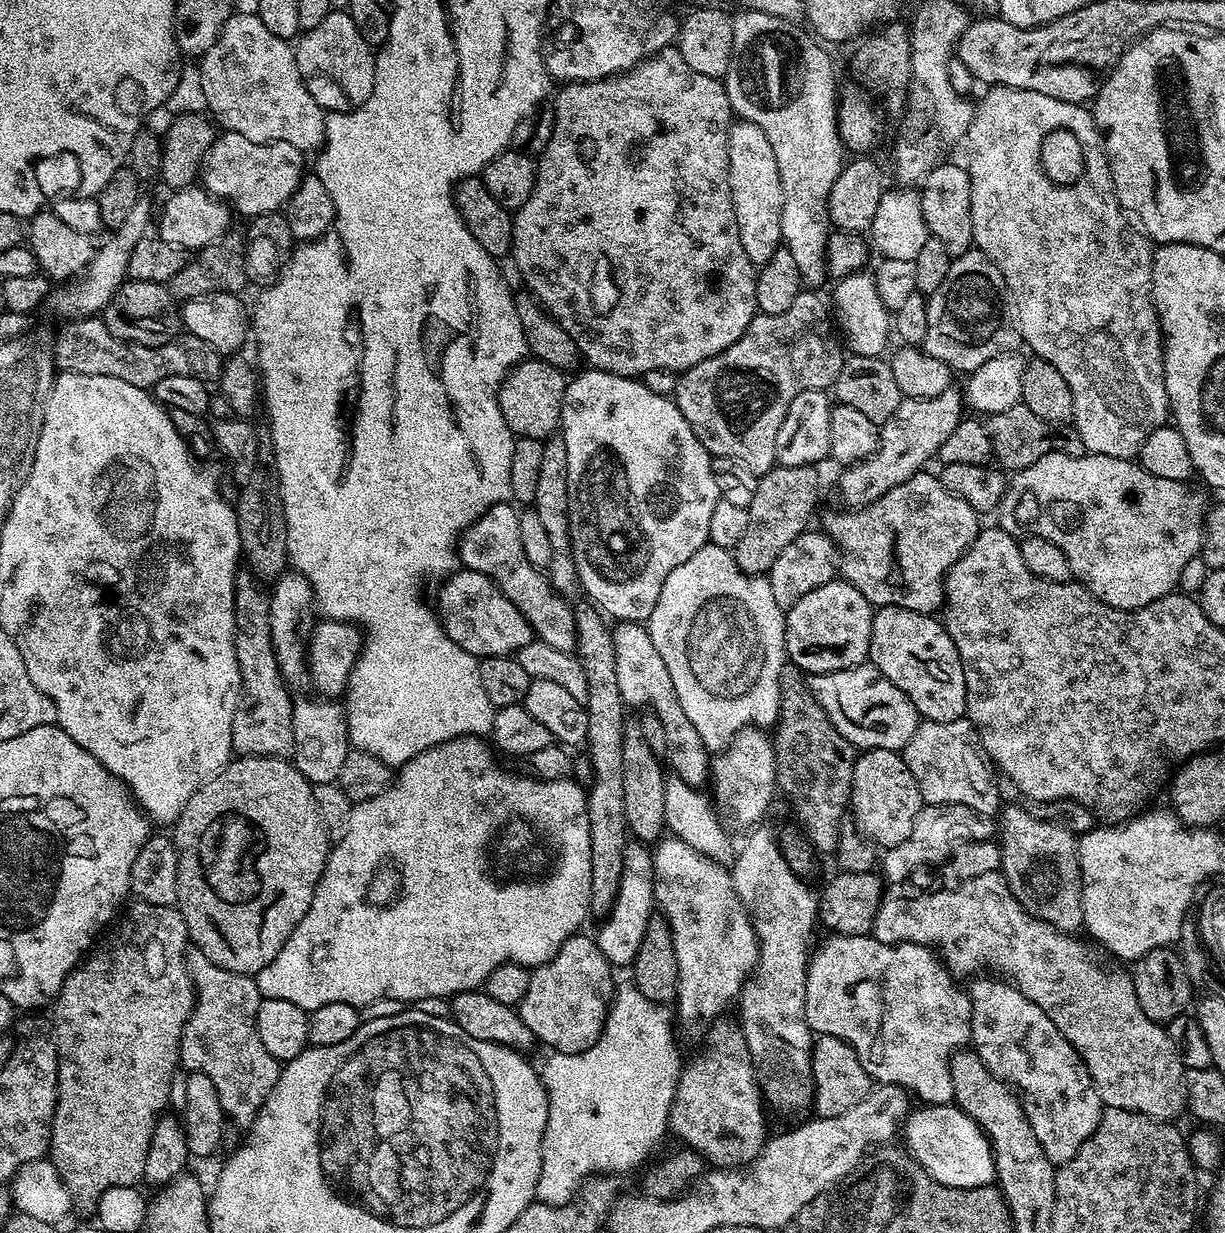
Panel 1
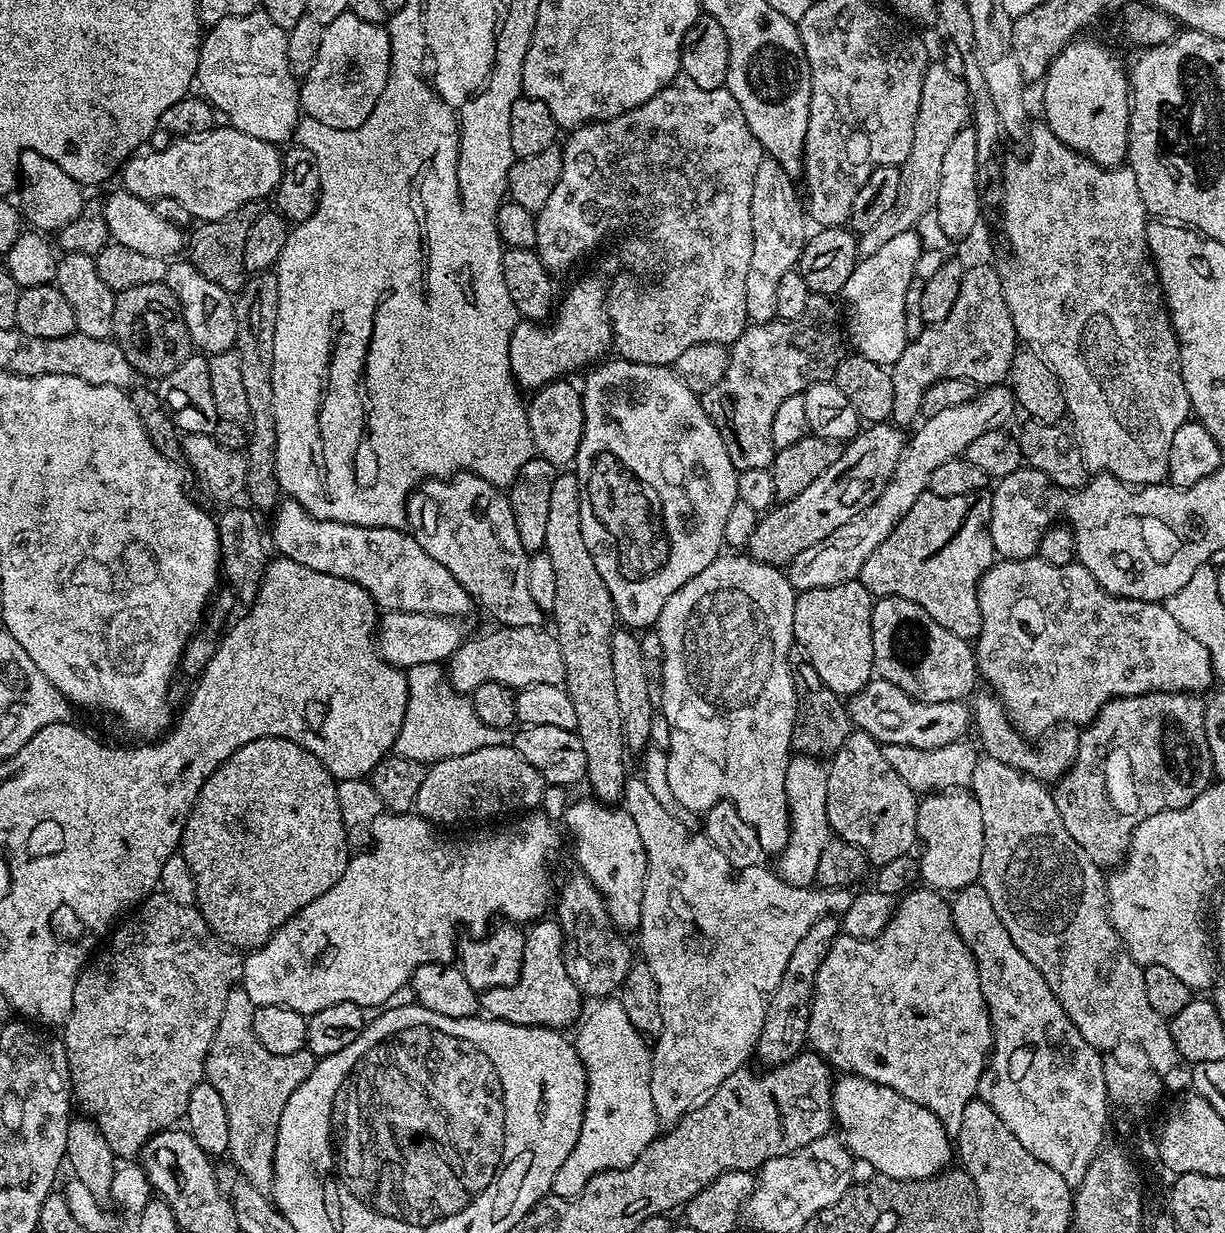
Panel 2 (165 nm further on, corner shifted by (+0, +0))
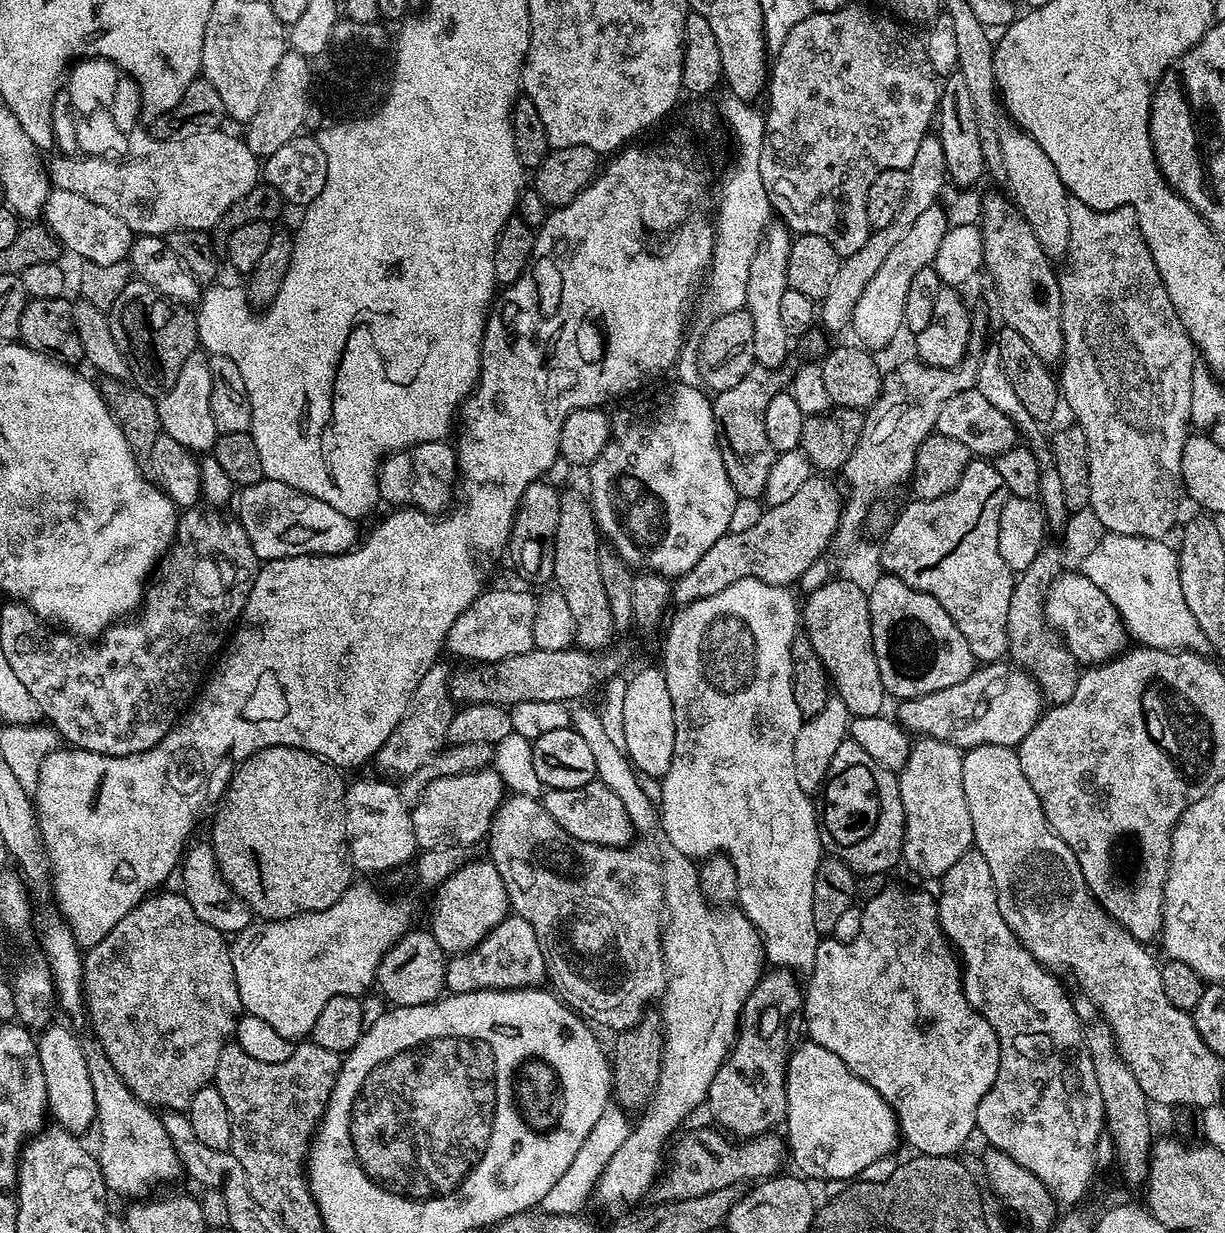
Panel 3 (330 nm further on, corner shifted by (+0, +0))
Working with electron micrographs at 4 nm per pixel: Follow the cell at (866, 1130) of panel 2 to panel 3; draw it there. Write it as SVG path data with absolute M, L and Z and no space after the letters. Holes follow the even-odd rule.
M804 1042L804 1045L793 1047L788 1058L788 1073L784 1078L786 1086L786 1102L788 1103L788 1114L786 1117L786 1148L790 1153L790 1160L796 1163L795 1171L803 1174L805 1177L813 1176L816 1180L844 1180L840 1182L848 1182L853 1178L859 1177L875 1160L880 1160L883 1156L888 1156L896 1148L896 1140L901 1139L900 1123L896 1120L894 1110L886 1102L886 1098L882 1098L882 1094L878 1094L878 1090L874 1090L874 1086L870 1086L866 1082L862 1082L862 1078L858 1078L846 1066L846 1062L842 1062L842 1058L838 1058L838 1054L830 1054L830 1050L826 1050L822 1046L811 1042Z

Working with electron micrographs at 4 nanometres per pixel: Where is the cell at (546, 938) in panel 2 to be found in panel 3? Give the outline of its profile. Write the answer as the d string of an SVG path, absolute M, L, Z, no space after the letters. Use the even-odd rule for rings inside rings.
M510 914L478 946L455 953L446 966L445 989L452 994L470 994L474 990L514 990L515 988L539 988L545 983L548 971L538 946L534 926L526 918Z

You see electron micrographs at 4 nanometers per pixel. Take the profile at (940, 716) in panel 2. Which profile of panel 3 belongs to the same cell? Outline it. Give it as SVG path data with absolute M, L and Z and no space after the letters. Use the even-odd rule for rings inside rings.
M988 662L977 667L962 682L925 696L901 699L894 711L901 728L920 738L945 740L961 750L983 744L1016 748L1034 730L1045 711L1045 693L1031 672L1012 662Z

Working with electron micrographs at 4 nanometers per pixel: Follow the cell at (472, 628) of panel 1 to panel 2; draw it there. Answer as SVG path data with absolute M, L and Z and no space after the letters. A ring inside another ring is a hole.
M287 498L281 499L274 509L276 517L272 520L272 536L270 532L270 544L273 549L277 548L279 555L285 560L293 560L298 562L298 566L306 566L310 570L318 570L318 574L330 574L334 578L346 578L350 582L354 582L358 586L362 586L362 590L366 590L372 595L372 601L384 610L399 610L401 612L421 612L422 614L434 614L435 616L447 616L449 618L461 618L460 616L468 616L474 609L474 601L470 593L462 586L462 582L458 582L458 578L454 578L454 574L450 574L450 570L446 570L446 566L442 566L442 562L437 562L434 558L430 558L430 554L426 554L426 550L422 550L422 546L418 546L418 542L407 531L399 528L367 528L366 526L354 526L346 522L330 522L329 520L319 520L314 518L306 511L302 505L296 500Z

